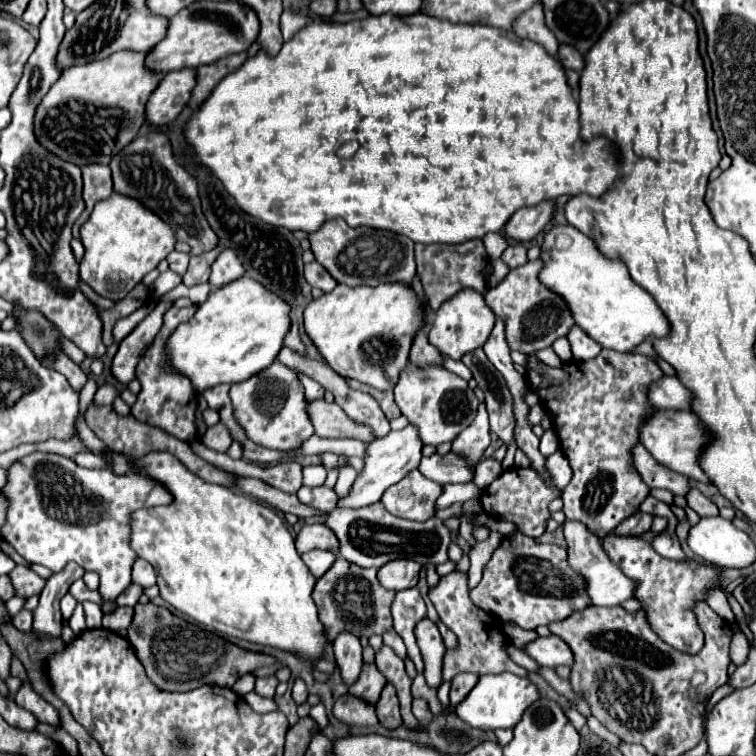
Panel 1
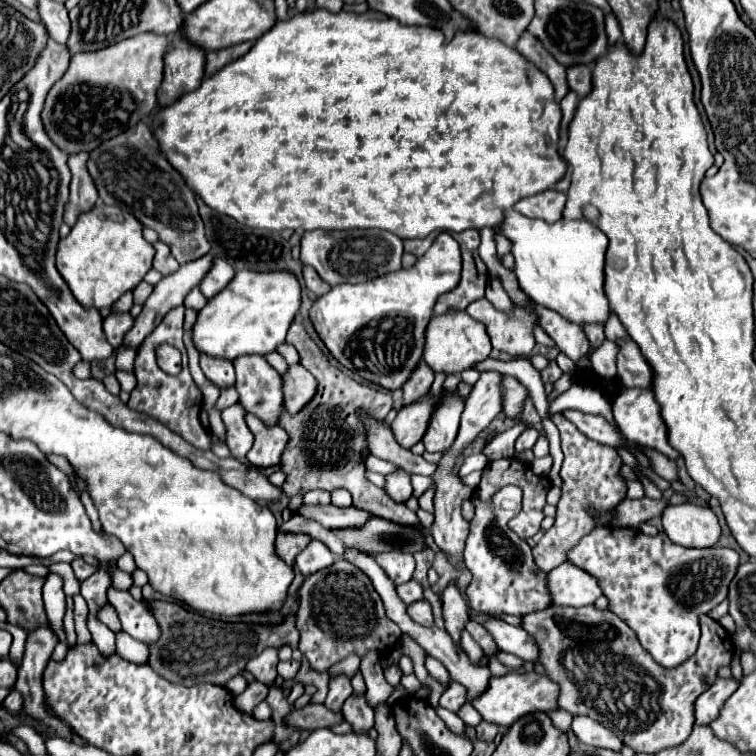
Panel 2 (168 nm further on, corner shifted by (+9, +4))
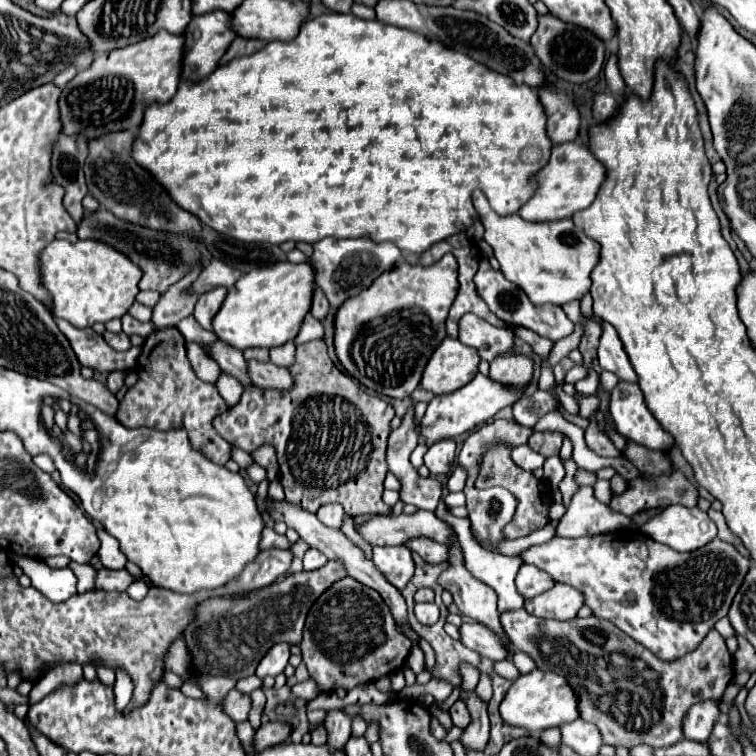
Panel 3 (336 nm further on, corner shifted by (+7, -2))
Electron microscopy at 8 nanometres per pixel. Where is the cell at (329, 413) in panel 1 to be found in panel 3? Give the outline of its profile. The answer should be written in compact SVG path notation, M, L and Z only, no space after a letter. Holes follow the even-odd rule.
M247 362L249 364L249 376L253 384L259 388L273 388L279 392L287 392L295 386L295 378L287 368L277 368L271 362Z

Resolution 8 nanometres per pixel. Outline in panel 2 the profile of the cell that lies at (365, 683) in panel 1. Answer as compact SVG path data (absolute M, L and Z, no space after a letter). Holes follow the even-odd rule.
M351 696L347 698L347 702L343 704L343 718L345 722L351 724L355 734L367 734L375 720L373 720L373 710L367 706L365 696Z

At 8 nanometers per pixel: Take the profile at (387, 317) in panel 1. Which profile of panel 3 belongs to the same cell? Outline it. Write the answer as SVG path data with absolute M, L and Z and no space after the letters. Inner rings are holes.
M445 254L433 266L409 266L407 262L399 262L393 270L383 272L365 292L345 300L335 314L335 354L343 368L357 378L363 386L385 394L389 398L407 398L421 382L421 372L433 354L433 348L441 344L445 334L445 312L449 312L453 300L457 296L457 258L453 254Z

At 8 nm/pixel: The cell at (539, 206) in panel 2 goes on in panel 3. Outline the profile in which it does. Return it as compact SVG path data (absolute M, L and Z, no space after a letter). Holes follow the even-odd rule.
M567 142L559 144L551 152L549 164L537 174L539 188L535 196L519 210L519 216L529 222L553 222L553 220L565 220L571 218L573 212L587 208L605 178L605 168L601 162L595 160L595 156L589 152L587 146Z

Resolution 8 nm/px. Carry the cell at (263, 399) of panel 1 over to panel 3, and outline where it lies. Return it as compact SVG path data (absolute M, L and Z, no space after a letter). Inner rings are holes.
M219 340L217 344L213 344L211 352L213 352L215 362L221 366L225 374L237 378L243 388L253 386L249 372L247 372L247 360L243 358L243 352L237 352L237 348L225 348L225 344L221 344Z

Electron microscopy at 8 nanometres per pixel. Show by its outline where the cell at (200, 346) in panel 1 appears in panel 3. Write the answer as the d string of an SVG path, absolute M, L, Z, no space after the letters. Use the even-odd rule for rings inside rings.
M281 262L253 270L241 276L227 292L221 310L213 318L213 332L221 342L237 350L283 346L299 334L303 316L311 308L311 294L313 268L309 268L309 262Z

